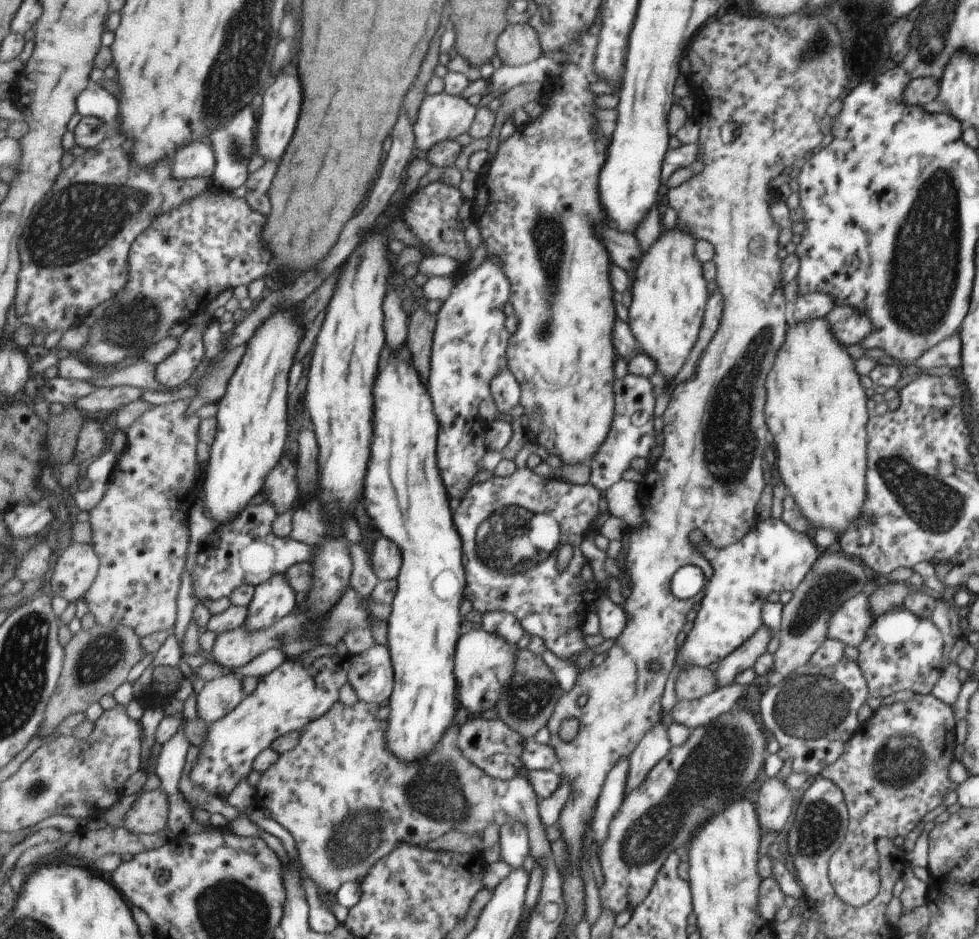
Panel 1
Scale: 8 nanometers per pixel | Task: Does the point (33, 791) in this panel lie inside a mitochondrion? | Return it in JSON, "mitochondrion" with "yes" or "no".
{"mitochondrion":"yes"}

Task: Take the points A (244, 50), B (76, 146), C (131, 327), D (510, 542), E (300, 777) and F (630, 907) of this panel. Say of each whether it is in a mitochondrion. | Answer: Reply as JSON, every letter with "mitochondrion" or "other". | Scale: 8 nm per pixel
{"A":"mitochondrion","B":"other","C":"mitochondrion","D":"mitochondrion","E":"other","F":"other"}

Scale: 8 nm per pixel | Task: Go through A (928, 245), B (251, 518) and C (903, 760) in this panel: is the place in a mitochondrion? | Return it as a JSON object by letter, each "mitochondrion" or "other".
{"A":"mitochondrion","B":"other","C":"mitochondrion"}

